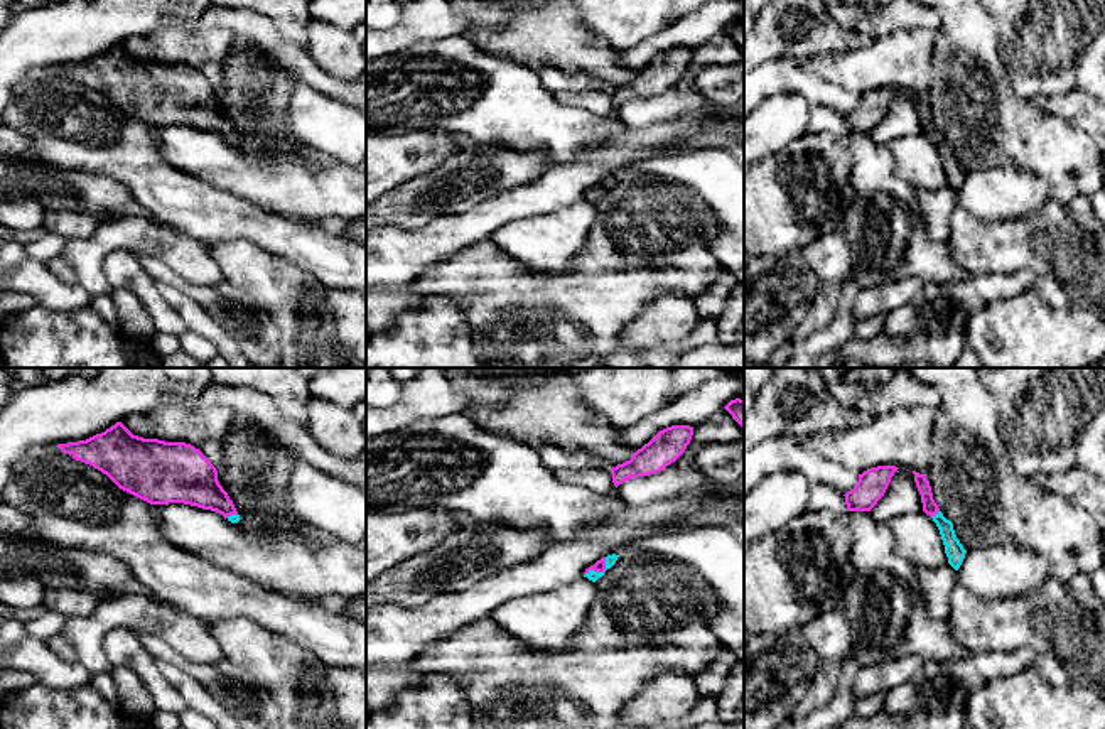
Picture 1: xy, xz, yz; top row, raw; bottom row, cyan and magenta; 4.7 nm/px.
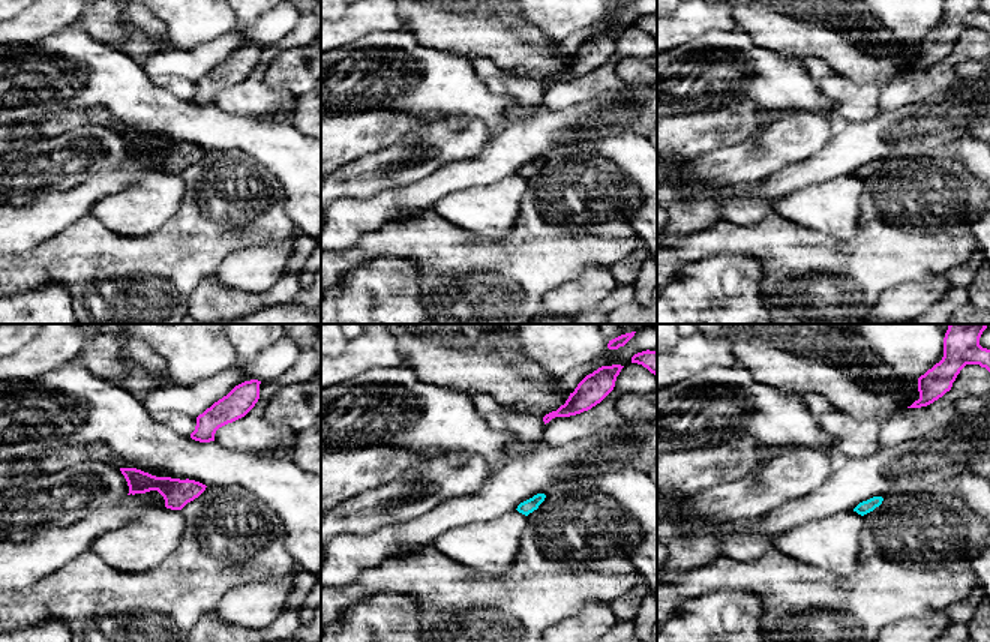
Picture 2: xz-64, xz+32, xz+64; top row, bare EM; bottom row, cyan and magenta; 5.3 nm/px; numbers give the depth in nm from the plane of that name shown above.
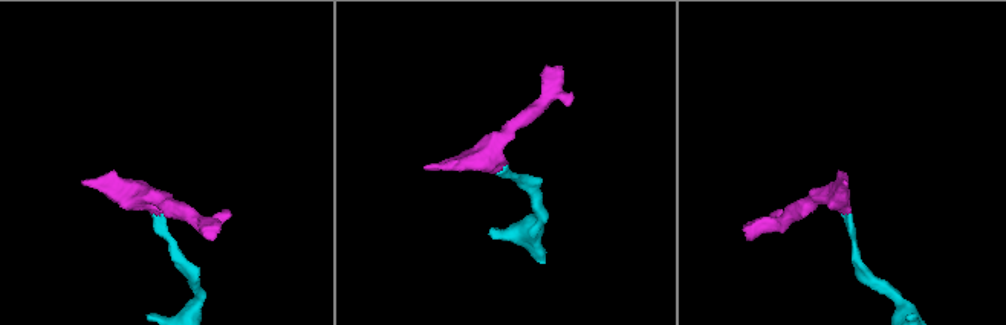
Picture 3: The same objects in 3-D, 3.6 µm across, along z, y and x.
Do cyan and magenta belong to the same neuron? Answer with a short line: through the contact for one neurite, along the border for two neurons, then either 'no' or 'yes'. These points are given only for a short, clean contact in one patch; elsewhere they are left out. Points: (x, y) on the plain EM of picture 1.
line xz (592, 198), (599, 194), (599, 188); yes

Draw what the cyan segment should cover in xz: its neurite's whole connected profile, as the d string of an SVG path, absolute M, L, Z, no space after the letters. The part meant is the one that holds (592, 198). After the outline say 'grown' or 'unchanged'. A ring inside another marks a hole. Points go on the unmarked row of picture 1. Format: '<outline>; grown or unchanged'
M616 176L602 179L594 187L590 187L589 191L585 191L584 199L587 199L589 202L596 204L599 199L604 197L604 194L607 191L611 191L616 186L617 179L619 177L616 177Z; grown

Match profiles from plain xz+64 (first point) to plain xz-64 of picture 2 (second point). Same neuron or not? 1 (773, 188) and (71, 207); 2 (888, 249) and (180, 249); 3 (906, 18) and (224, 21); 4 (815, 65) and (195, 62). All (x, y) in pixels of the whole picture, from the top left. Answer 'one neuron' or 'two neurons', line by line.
1: one neuron
2: one neuron
3: one neuron
4: one neuron

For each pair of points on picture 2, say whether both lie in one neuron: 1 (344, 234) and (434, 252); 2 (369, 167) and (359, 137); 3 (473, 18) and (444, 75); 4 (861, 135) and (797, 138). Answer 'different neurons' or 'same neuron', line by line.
1: different neurons
2: different neurons
3: different neurons
4: different neurons

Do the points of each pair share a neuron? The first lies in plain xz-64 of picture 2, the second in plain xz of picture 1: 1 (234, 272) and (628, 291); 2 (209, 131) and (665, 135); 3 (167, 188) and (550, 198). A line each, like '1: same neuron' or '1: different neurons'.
1: different neurons
2: different neurons
3: different neurons

